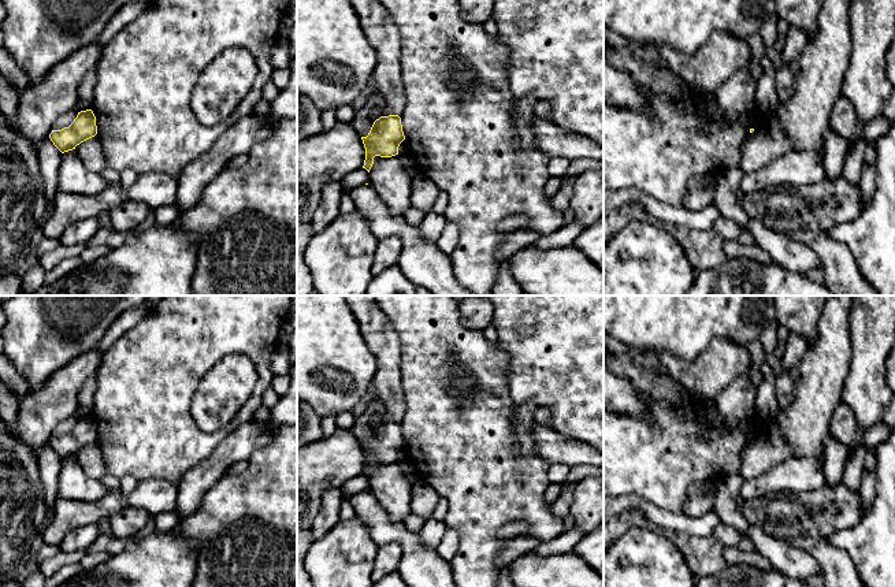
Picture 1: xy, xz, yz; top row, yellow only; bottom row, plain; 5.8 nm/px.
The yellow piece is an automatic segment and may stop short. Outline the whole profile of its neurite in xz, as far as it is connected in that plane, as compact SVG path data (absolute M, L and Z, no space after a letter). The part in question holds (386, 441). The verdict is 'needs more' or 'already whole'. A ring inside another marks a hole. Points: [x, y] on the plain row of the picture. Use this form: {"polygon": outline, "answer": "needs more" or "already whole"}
{"polygon": "M343 296L356 320L369 352L376 358L376 371L374 374L372 386L376 397L380 398L386 410L380 413L380 424L376 426L367 443L361 443L365 454L365 467L363 475L368 479L374 471L374 464L391 464L398 461L398 453L405 446L401 424L405 412L405 394L400 375L401 342L394 327L385 319L374 296Z", "answer": "needs more"}

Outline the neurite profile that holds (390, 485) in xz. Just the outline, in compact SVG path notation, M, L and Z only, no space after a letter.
M398 461L374 464L369 476L369 493L378 499L393 523L402 523L411 513L412 478Z

